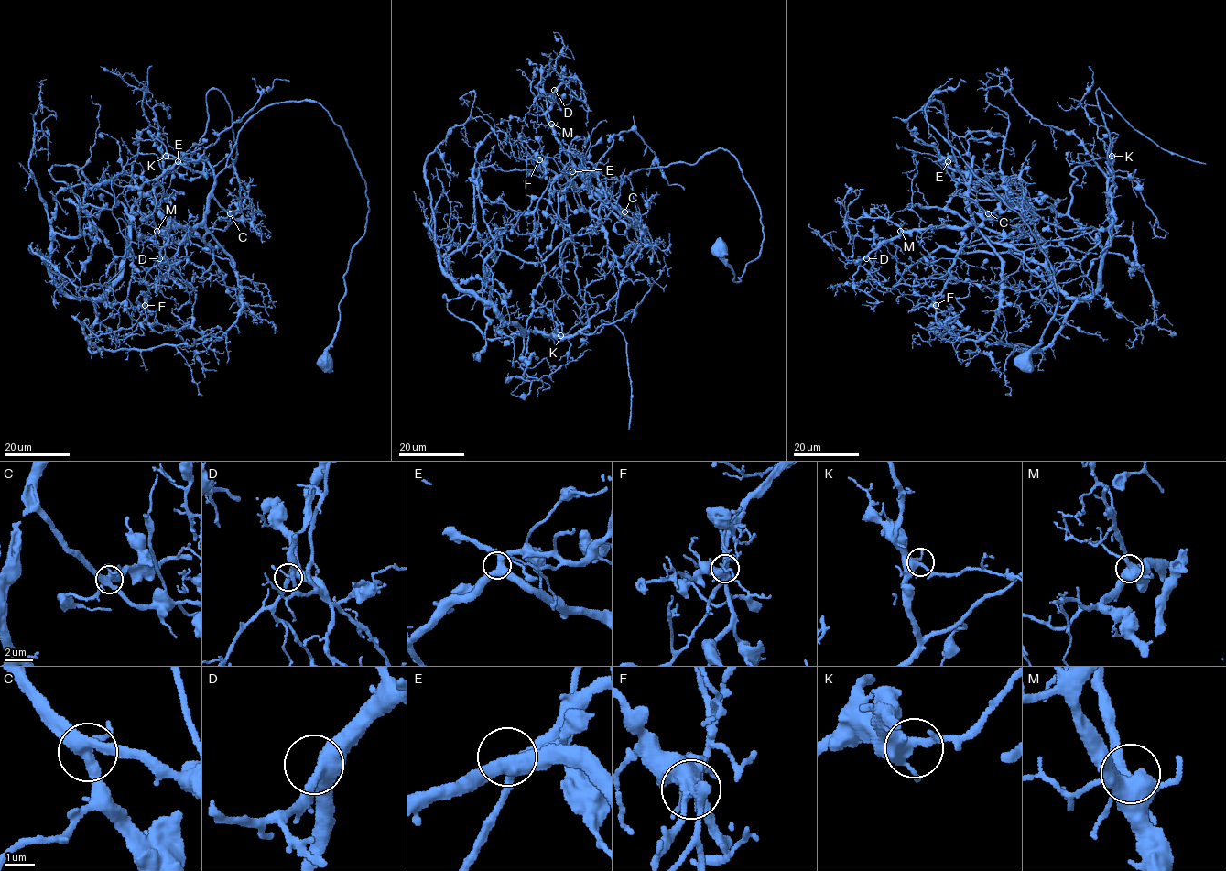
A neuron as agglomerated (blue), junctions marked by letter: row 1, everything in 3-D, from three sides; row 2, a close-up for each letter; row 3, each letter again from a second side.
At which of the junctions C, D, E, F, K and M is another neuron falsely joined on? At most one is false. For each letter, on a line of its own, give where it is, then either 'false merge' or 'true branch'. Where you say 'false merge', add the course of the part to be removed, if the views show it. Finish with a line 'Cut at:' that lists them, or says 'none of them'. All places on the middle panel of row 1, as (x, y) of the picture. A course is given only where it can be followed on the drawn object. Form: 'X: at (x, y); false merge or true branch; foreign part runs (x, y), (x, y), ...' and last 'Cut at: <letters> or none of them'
C: at (624, 212); true branch
D: at (554, 90); true branch
E: at (572, 171); true branch
F: at (539, 159); false merge; foreign part runs (539, 159), (479, 170), (490, 301), (524, 332), (612, 322), (626, 342), (628, 429)
K: at (560, 335); true branch
M: at (551, 124); true branch
Cut at: F

